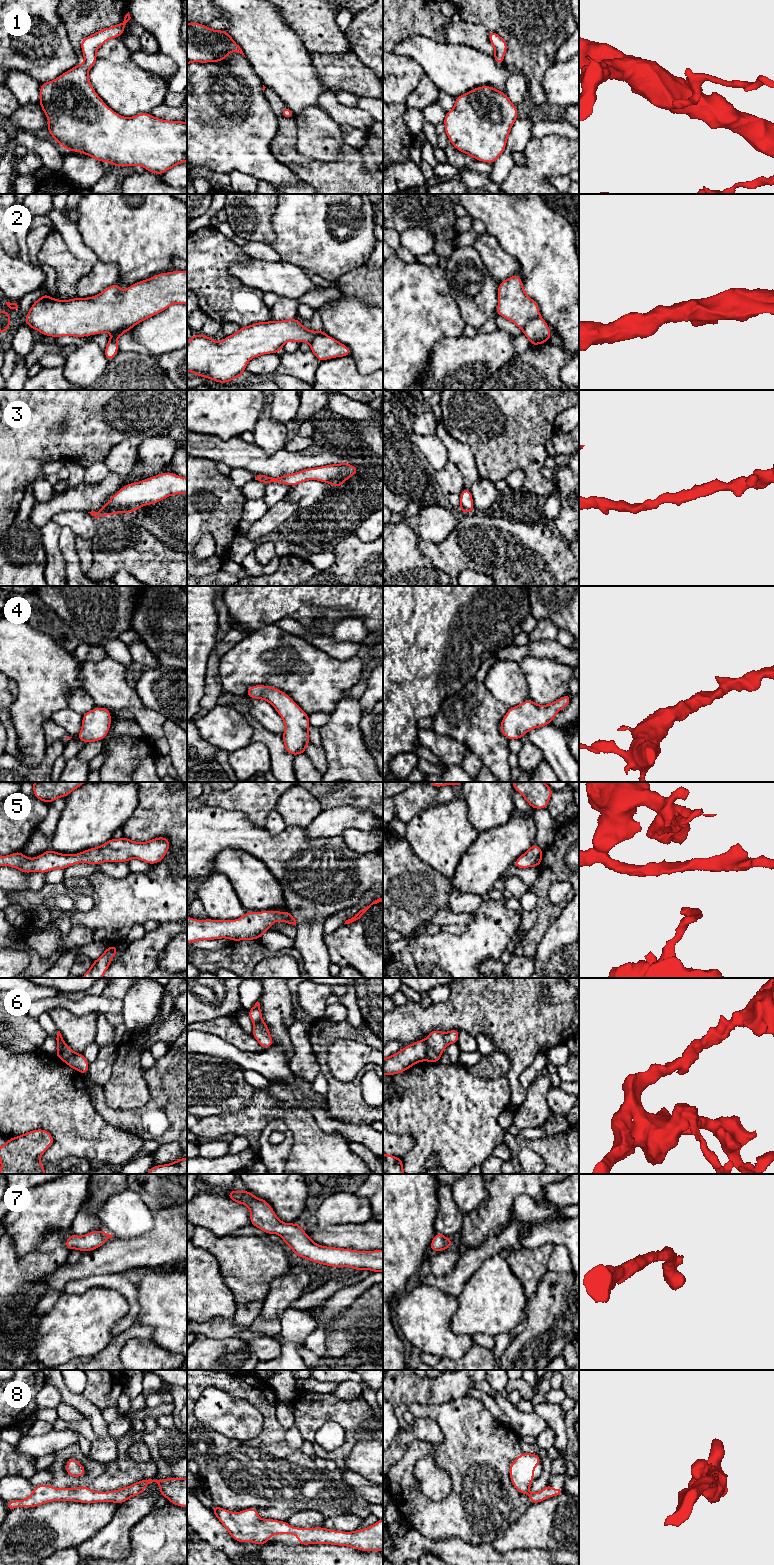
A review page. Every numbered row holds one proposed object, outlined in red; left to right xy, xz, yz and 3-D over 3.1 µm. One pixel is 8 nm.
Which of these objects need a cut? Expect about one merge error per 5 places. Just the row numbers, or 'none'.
2, 6

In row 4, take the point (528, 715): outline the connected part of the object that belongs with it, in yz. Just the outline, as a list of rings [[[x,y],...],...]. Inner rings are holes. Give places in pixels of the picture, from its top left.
[[[568,693],[547,705],[537,705],[527,699],[516,707],[510,707],[500,722],[500,732],[508,740],[522,739],[529,730],[551,724],[556,714],[569,705],[571,696]]]

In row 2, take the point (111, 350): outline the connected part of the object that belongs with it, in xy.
[[[133,327],[130,328],[121,328],[117,332],[113,333],[107,343],[107,346],[104,351],[104,355],[107,359],[107,361],[111,361],[116,354],[118,353],[118,345],[117,345],[117,340],[118,338],[123,335],[125,332],[131,330]]]

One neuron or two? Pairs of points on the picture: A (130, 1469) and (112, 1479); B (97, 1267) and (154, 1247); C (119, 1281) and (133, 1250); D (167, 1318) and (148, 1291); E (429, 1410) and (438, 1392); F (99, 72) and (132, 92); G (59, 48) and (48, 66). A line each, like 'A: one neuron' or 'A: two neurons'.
A: one neuron
B: one neuron
C: two neurons
D: one neuron
E: two neurons
F: one neuron
G: one neuron

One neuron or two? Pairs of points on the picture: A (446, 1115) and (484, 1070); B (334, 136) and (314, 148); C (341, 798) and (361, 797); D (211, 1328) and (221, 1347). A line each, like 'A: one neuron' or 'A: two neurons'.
A: two neurons
B: one neuron
C: one neuron
D: two neurons

